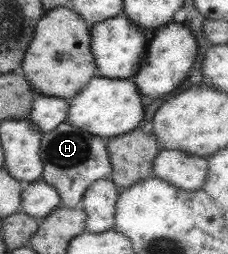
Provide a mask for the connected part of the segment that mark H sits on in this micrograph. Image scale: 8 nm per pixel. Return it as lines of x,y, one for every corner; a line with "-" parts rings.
62,122
41,134
39,159
43,169
42,180
52,185
58,193
60,207
79,208
83,192
98,179
108,178
111,166
106,151
106,140
92,136
80,128

